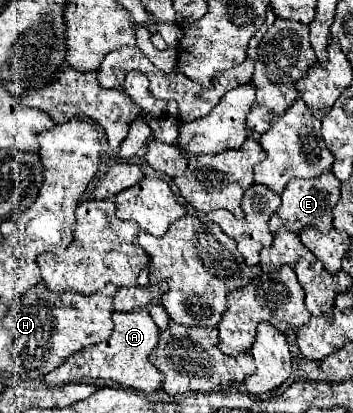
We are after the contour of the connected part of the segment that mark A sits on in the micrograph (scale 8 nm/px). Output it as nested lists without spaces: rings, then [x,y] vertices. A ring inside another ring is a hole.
[[[138,309],[132,313],[114,313],[112,321],[114,321],[114,333],[106,341],[70,355],[64,365],[60,365],[56,371],[46,375],[46,383],[62,385],[62,383],[82,383],[84,379],[92,379],[92,381],[108,379],[108,381],[120,383],[124,387],[138,389],[146,395],[158,391],[162,387],[164,375],[148,359],[150,353],[158,345],[160,331],[158,331],[156,323],[152,321],[152,317],[148,315],[146,309]]]

